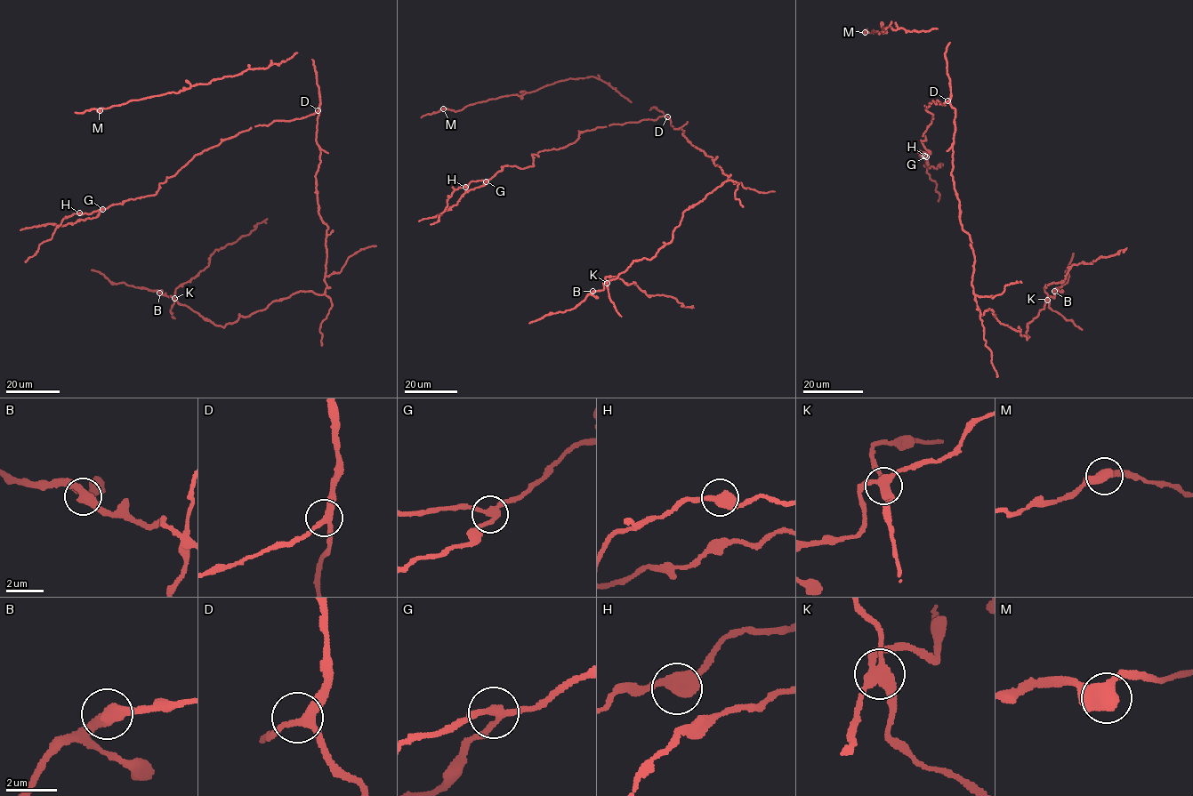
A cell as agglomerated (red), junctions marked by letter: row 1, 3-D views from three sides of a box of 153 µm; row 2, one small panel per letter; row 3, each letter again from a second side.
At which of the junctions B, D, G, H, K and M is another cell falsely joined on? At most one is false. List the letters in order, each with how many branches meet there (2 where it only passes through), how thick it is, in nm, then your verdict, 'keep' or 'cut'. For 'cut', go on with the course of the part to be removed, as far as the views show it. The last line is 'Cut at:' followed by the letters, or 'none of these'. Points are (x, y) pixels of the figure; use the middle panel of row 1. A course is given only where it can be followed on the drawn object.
B: 2 | 460 nm | keep
D: 3 | 280 nm | keep
G: 3 | 280 nm | keep
H: 2 | 550 nm | keep
K: 4 | 420 nm | cut | (607, 283), (605, 277), (617, 277), (629, 285), (634, 282), (648, 295), (672, 296), (684, 307), (693, 307)
M: 2 | 550 nm | keep
Cut at: K

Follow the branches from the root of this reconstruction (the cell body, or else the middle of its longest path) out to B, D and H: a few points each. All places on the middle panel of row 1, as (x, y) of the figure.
B: (688, 140), (728, 180), (684, 211), (672, 239), (655, 257), (635, 260), (592, 291)
D: (688, 140), (682, 134), (684, 131), (672, 126), (667, 116)
H: (688, 140), (665, 116), (610, 124), (532, 154), (533, 165), (504, 165), (465, 187)

